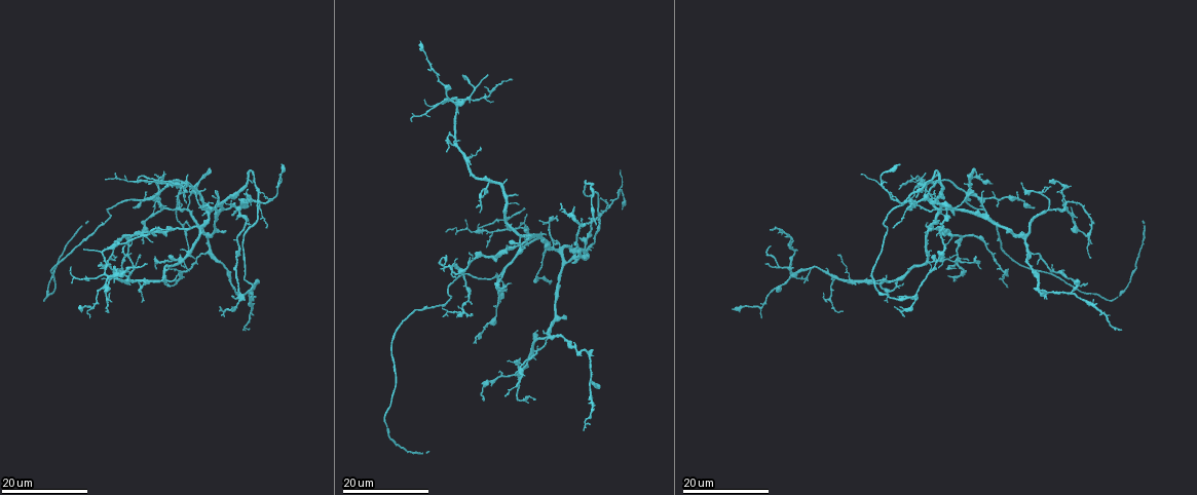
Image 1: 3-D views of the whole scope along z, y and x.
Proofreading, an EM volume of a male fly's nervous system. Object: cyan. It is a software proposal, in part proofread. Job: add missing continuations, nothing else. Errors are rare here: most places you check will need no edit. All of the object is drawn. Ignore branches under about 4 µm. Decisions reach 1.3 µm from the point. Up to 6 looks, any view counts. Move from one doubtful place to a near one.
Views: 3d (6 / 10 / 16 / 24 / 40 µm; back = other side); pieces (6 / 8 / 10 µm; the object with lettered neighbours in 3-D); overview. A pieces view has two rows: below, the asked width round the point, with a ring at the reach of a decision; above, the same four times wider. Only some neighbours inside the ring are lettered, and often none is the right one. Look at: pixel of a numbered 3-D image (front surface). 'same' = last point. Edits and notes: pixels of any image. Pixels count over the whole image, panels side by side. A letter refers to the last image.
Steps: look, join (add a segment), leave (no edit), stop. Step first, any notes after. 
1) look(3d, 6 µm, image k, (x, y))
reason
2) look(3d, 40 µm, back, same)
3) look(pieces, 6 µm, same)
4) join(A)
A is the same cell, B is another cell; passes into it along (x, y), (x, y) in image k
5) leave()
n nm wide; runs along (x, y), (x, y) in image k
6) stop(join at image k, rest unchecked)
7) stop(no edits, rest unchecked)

look(3d, 16 µm, image 1, (164, 275))
tapers out

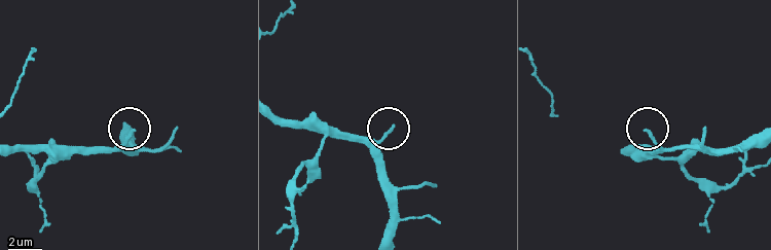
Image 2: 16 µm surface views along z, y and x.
look(pieces, 10 µm, image 2, (391, 129))
what lies round it

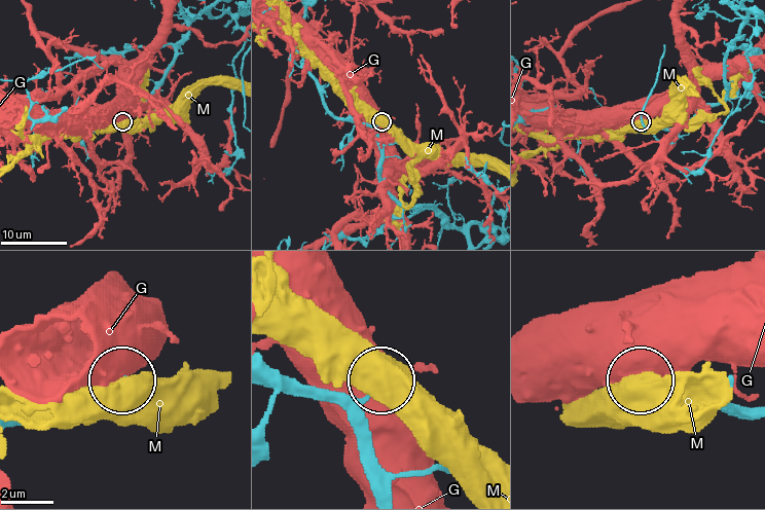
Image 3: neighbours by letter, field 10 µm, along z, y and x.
leave()
G and M are other cells; none of them fits

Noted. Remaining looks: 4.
look(3d, 16 µm, image 1, (595, 223))
an open end

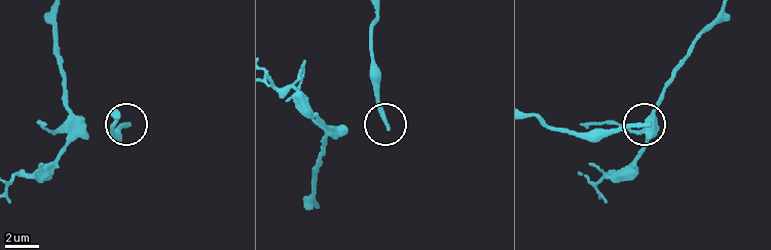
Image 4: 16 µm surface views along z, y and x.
look(pieces, 10 µm, image 4, (387, 127))

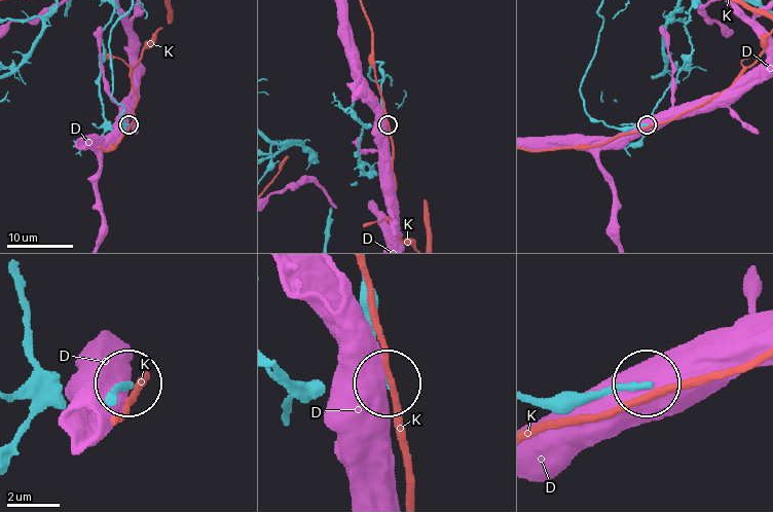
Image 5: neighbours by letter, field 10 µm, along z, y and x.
leave()
D and K are other cells; runs along (584, 78), (581, 96), (587, 115), (617, 128), (645, 124) in image 5; no lettered segment goes on from it

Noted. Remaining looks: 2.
look(3d, 24 µm, image 1, (86, 222))
long arm stops here

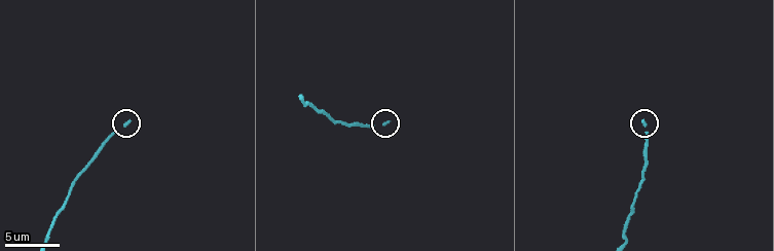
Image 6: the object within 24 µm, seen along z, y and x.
look(pieces, 10 µm, image 6, (127, 123))

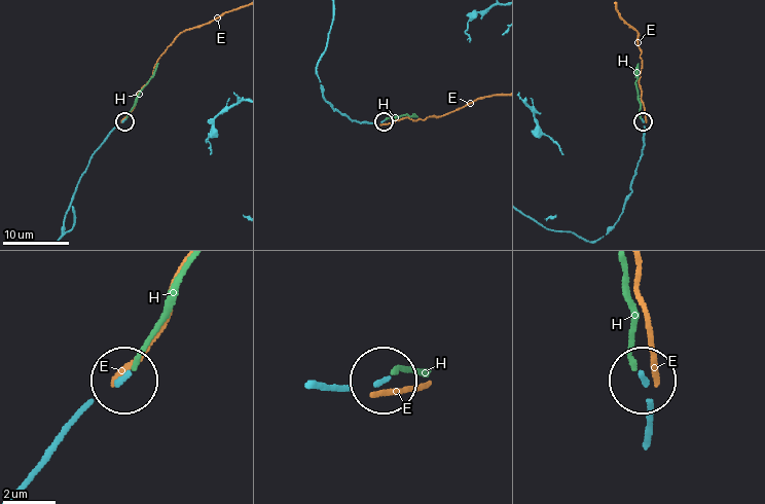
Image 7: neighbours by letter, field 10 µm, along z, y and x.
leave()
180 nm wide; E and H are other cells; runs along (314, 382), (336, 389), (380, 382) in image 7; none of them fits

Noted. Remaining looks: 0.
stop(no edits, rest unchecked)

